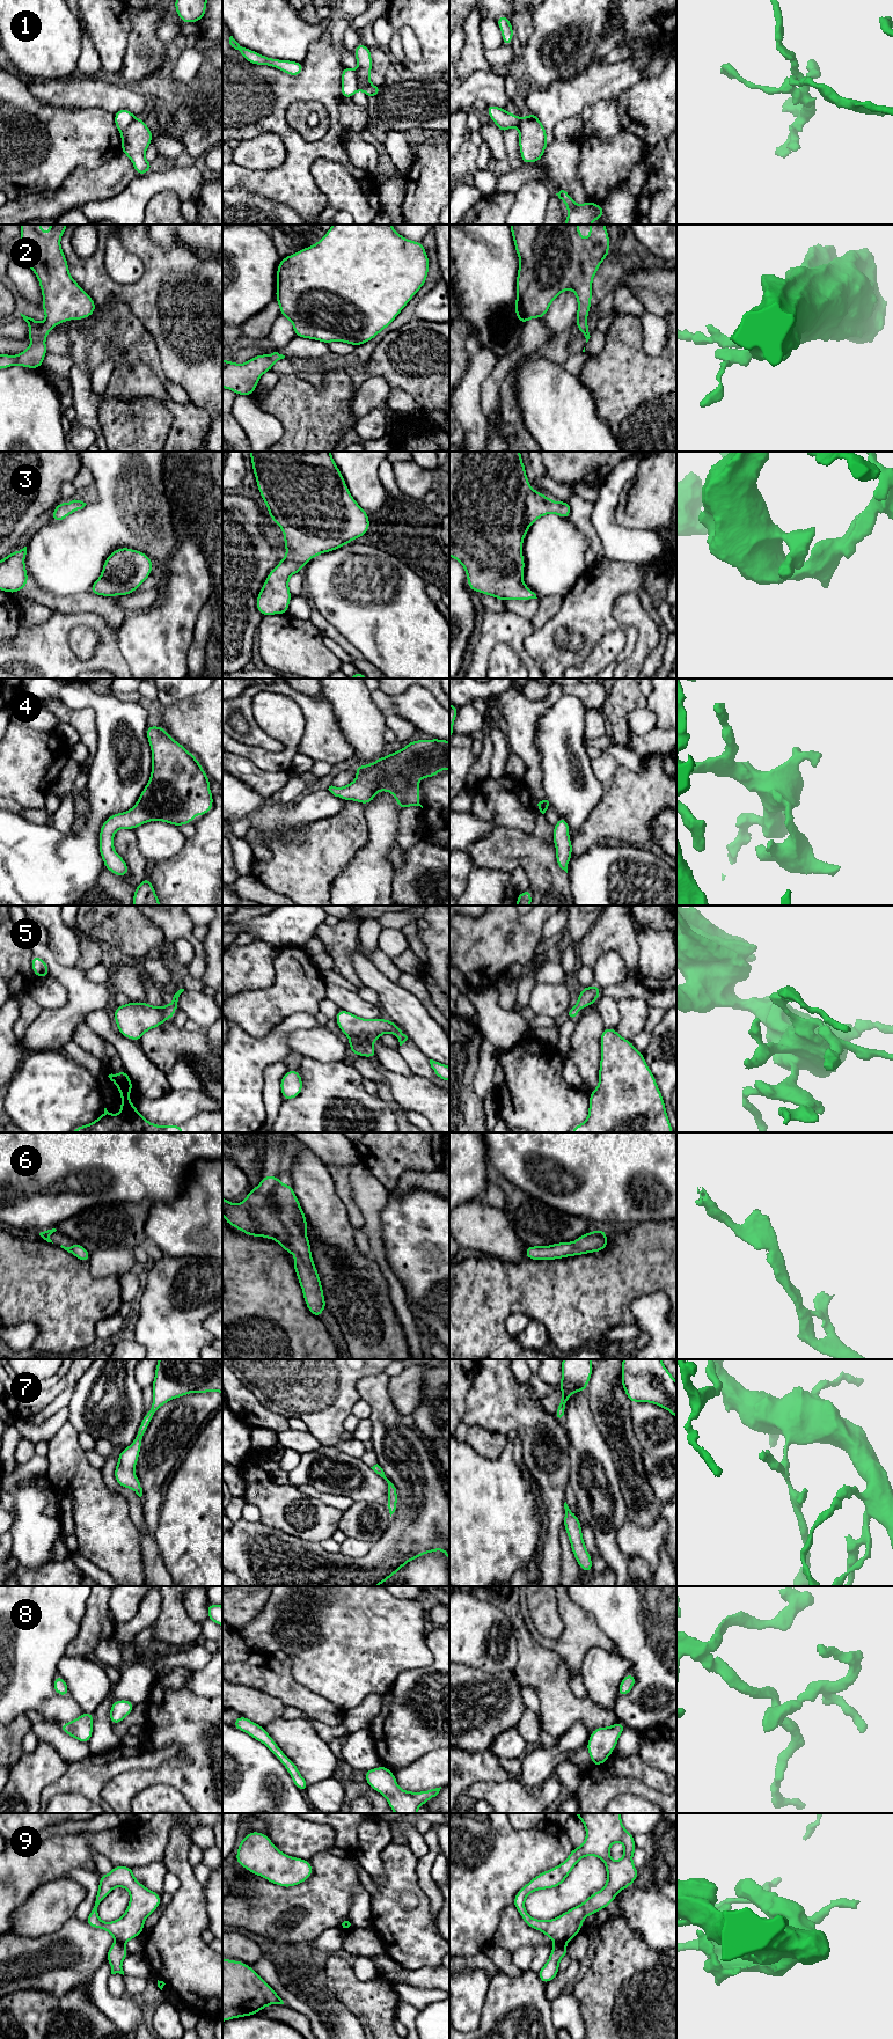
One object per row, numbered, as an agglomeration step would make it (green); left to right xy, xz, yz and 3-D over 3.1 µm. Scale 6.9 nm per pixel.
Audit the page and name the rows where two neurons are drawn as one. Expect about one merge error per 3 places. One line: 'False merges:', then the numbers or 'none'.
False merges: 1, 9

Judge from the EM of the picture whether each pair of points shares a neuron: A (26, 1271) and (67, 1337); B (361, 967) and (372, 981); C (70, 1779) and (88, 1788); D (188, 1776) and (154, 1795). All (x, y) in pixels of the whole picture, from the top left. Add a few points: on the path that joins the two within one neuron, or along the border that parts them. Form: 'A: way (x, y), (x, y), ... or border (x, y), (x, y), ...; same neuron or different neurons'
A: way (42, 1288), (66, 1312), (66, 1321); same neuron
B: way (365, 970), (372, 977); same neuron
C: way (74, 1780), (80, 1780), (83, 1783); same neuron
D: border (144, 1788), (151, 1784), (170, 1784), (188, 1801); different neurons

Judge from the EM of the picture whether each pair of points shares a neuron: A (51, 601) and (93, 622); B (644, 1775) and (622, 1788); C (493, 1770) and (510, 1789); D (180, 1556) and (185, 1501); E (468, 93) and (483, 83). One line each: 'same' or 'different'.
A: different
B: different
C: different
D: same
E: same

